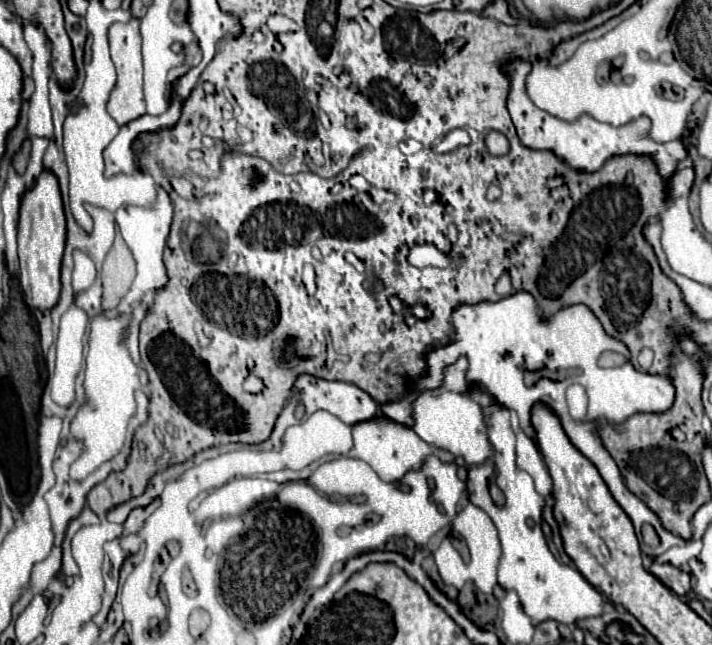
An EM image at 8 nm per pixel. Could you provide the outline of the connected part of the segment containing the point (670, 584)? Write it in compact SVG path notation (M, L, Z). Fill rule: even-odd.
M652 563L648 569L656 579L660 579L674 595L684 597L690 591L690 575L670 563Z

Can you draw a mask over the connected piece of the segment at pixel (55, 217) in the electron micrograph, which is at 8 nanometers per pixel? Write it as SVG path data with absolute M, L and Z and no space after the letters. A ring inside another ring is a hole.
M44 171L32 189L22 197L18 223L18 257L20 257L20 285L24 303L30 309L50 311L60 299L60 261L66 243L66 219L56 177Z

